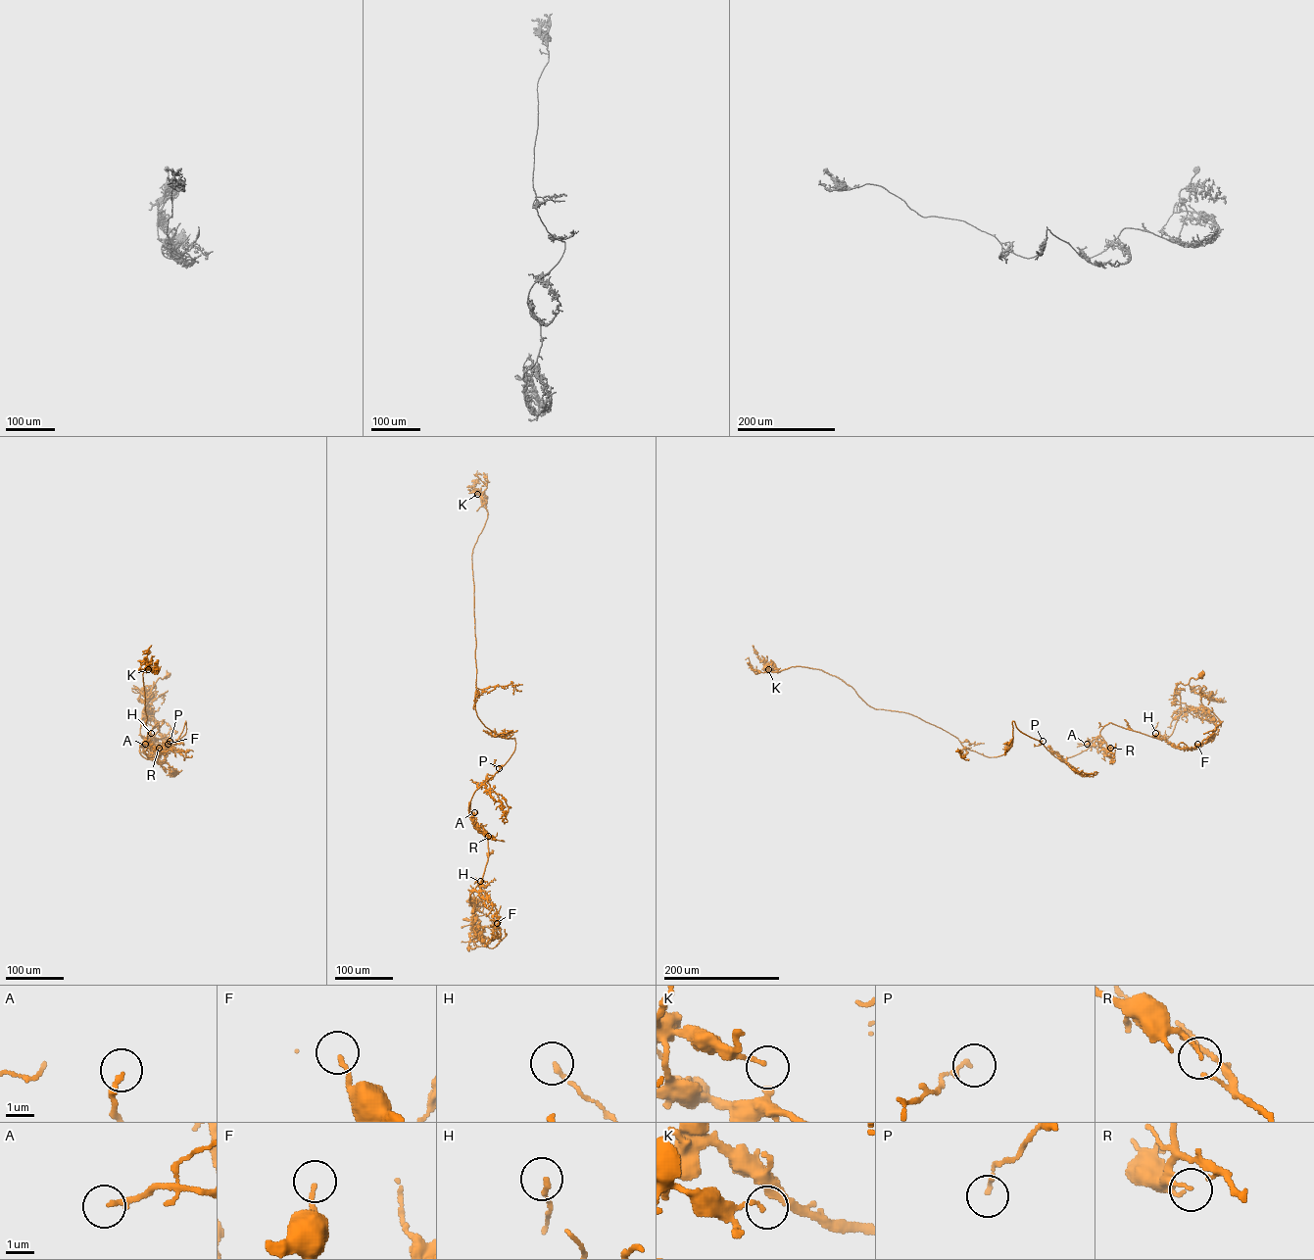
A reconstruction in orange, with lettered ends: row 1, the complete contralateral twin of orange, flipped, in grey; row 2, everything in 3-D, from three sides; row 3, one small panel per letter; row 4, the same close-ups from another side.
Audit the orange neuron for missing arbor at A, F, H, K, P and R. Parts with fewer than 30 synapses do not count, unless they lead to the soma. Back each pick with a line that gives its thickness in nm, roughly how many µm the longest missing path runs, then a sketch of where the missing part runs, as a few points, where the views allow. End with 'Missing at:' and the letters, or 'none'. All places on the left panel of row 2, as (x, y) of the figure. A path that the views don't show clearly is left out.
A: 180 nm | 20 µm
Missing at: A

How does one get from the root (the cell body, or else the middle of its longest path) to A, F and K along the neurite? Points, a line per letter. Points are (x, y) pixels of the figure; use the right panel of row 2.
A: (1200, 675), (1176, 687), (1181, 710), (1167, 738), (1158, 739), (1109, 722), (1094, 746), (1087, 744)
F: (1200, 675), (1176, 687), (1181, 710), (1173, 732), (1164, 740), (1180, 749), (1197, 744)
K: (1200, 675), (1176, 687), (1166, 738), (1109, 722), (1059, 759), (1013, 721), (989, 757), (821, 670), (768, 669)

